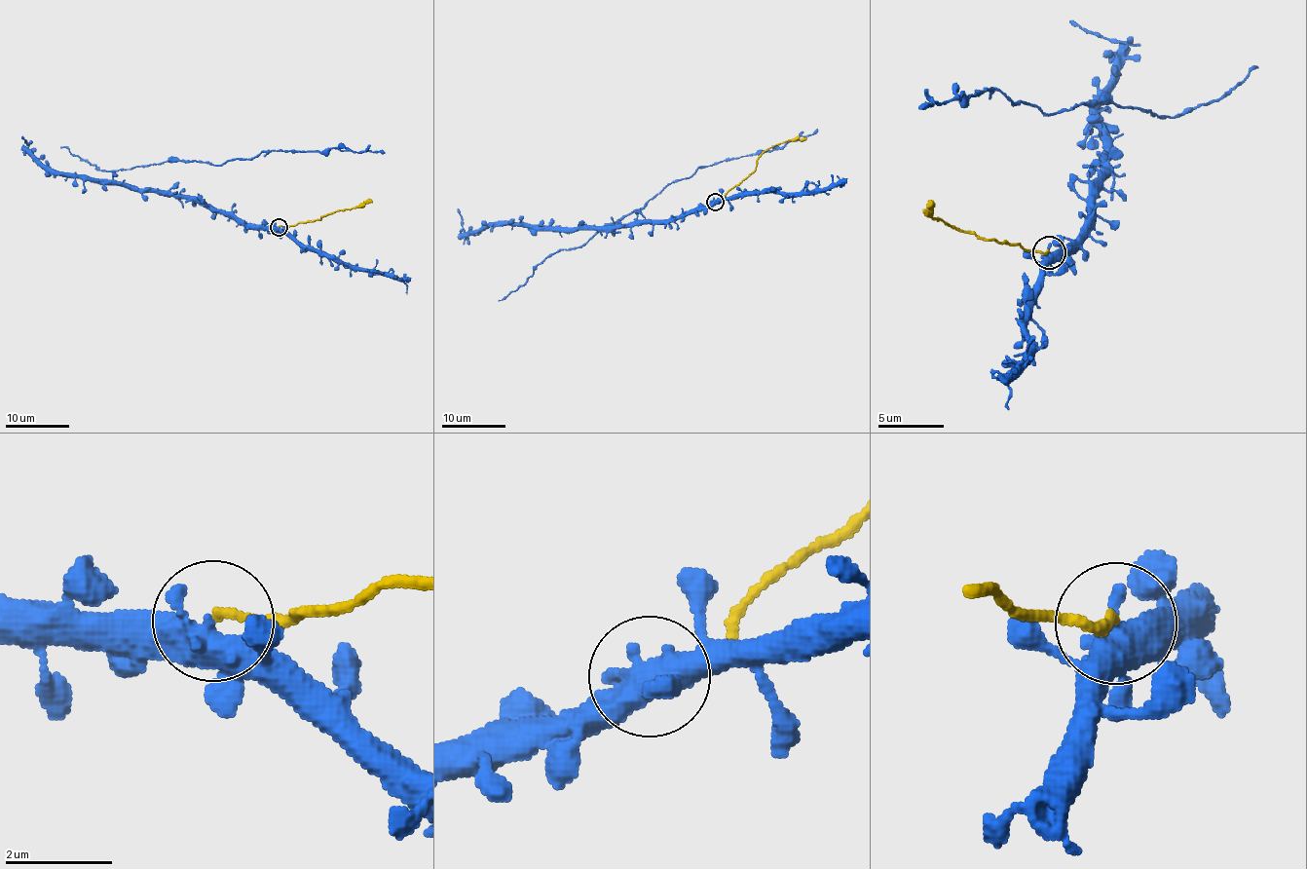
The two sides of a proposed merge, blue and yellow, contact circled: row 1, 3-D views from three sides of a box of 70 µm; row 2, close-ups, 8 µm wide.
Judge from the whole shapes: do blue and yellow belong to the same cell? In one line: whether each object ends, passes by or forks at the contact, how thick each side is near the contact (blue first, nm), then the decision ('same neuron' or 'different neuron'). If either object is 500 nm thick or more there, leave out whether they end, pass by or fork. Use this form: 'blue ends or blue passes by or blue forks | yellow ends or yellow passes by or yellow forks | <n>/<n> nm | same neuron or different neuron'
blue forks | yellow ends | 400/140 nm | different neuron

